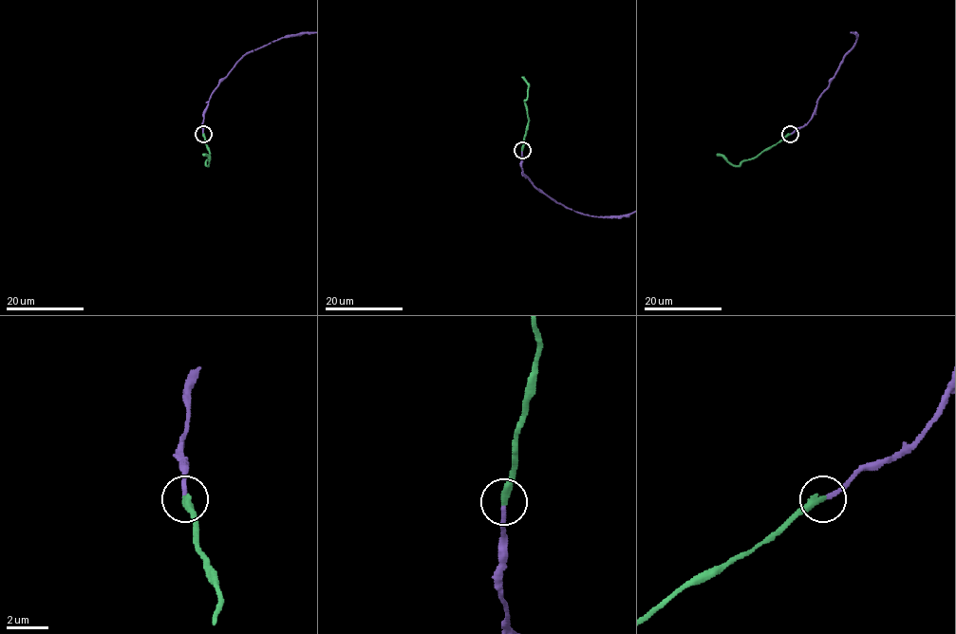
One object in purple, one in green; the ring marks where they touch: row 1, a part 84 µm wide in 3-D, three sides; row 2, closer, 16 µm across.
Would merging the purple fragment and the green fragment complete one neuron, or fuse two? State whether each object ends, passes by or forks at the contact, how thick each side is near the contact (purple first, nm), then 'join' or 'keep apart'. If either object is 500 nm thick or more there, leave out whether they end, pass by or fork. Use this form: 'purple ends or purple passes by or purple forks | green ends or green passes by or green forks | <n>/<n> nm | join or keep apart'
purple ends | green ends | 200/360 nm | join

